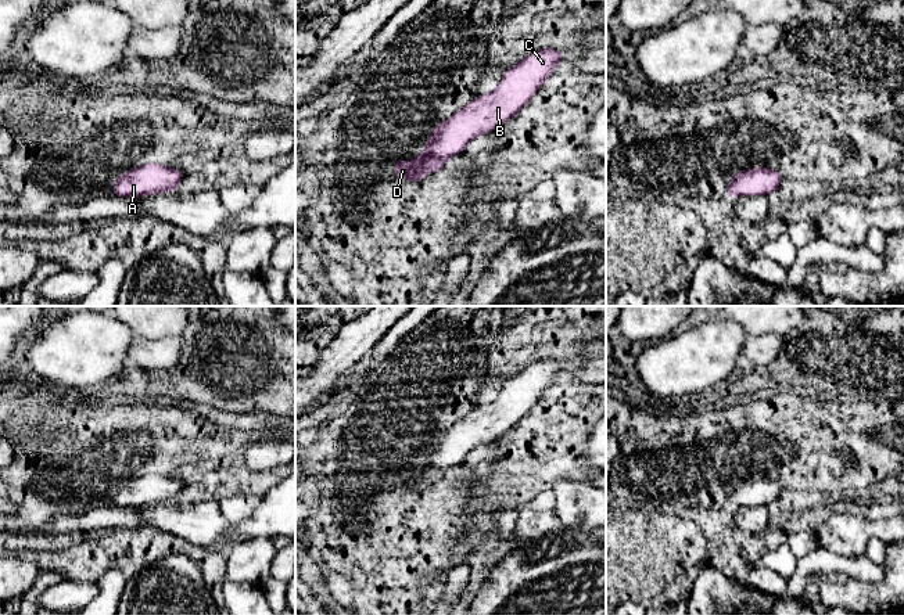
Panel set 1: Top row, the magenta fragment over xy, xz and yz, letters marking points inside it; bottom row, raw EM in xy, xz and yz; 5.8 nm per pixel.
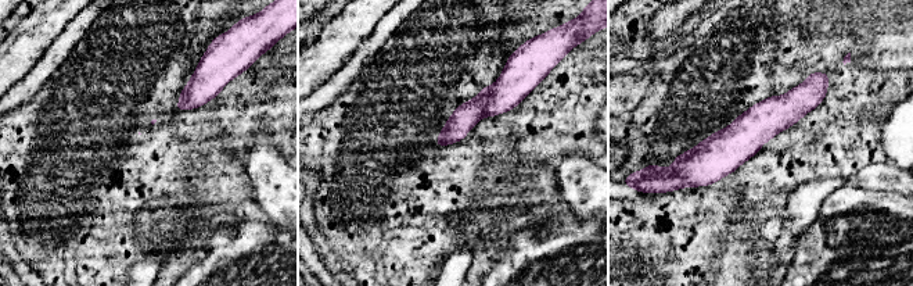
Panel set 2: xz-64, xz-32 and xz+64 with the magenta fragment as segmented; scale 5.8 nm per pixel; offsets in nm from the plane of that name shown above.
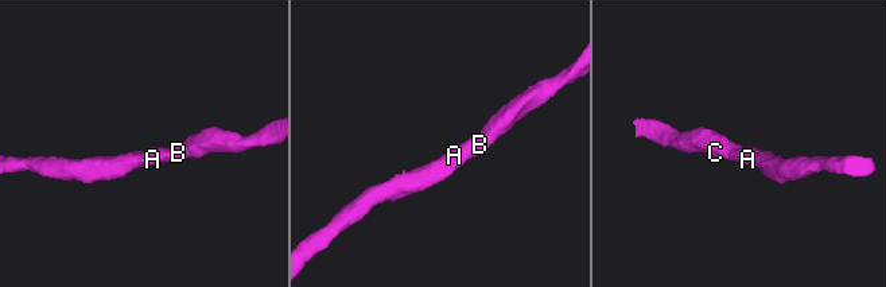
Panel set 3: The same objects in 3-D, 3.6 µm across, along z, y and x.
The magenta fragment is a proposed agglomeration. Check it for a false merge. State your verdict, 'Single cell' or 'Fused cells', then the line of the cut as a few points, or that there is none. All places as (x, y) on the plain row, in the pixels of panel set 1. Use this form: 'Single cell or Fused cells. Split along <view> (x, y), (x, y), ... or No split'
Single cell. No split

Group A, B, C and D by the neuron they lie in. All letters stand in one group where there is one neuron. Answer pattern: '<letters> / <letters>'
A B C D

